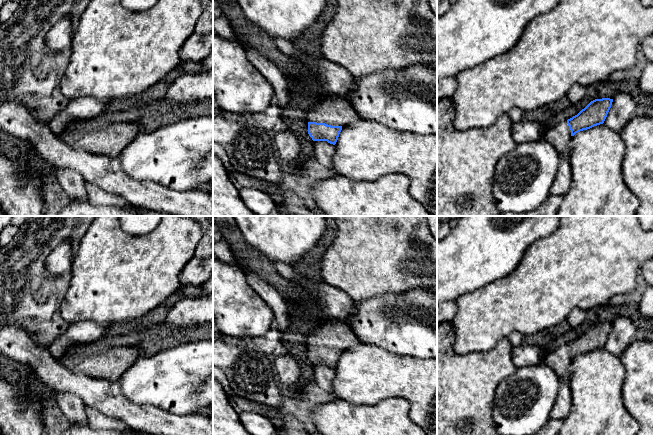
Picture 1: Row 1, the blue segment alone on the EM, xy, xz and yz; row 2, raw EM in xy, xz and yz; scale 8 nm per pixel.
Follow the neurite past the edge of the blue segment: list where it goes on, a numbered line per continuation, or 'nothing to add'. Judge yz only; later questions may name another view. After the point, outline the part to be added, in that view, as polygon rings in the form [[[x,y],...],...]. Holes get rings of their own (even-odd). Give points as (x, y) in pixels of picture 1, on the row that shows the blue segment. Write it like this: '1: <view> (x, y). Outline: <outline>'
1: yz (559, 136). Outline: [[[560,121],[553,127],[543,130],[541,138],[550,143],[556,151],[562,156],[568,156],[569,143],[571,140],[571,130],[567,121]]]

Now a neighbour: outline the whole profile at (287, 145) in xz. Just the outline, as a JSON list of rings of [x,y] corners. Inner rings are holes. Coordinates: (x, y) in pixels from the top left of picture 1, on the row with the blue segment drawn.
[[[285,130],[275,133],[274,144],[279,161],[293,160],[300,154],[300,143],[291,131]]]

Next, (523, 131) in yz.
[[[522,119],[521,121],[512,124],[511,133],[516,145],[534,142],[541,138],[543,127],[537,122]]]

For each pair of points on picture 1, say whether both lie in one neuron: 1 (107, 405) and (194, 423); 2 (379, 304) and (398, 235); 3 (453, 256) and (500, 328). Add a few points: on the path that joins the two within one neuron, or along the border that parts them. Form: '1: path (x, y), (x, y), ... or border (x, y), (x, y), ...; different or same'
1: path (129, 412), (146, 419), (172, 421); same
2: border (404, 291), (375, 295), (358, 301); different
3: border (496, 279), (473, 291), (462, 294), (456, 300); different

